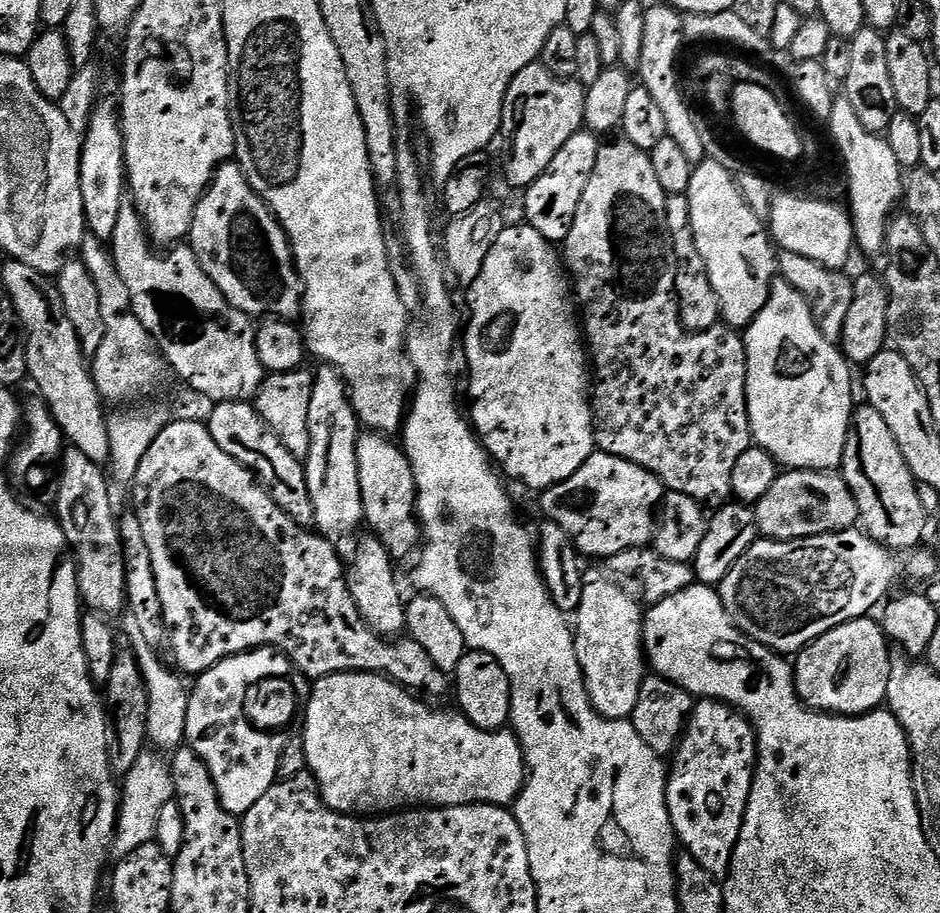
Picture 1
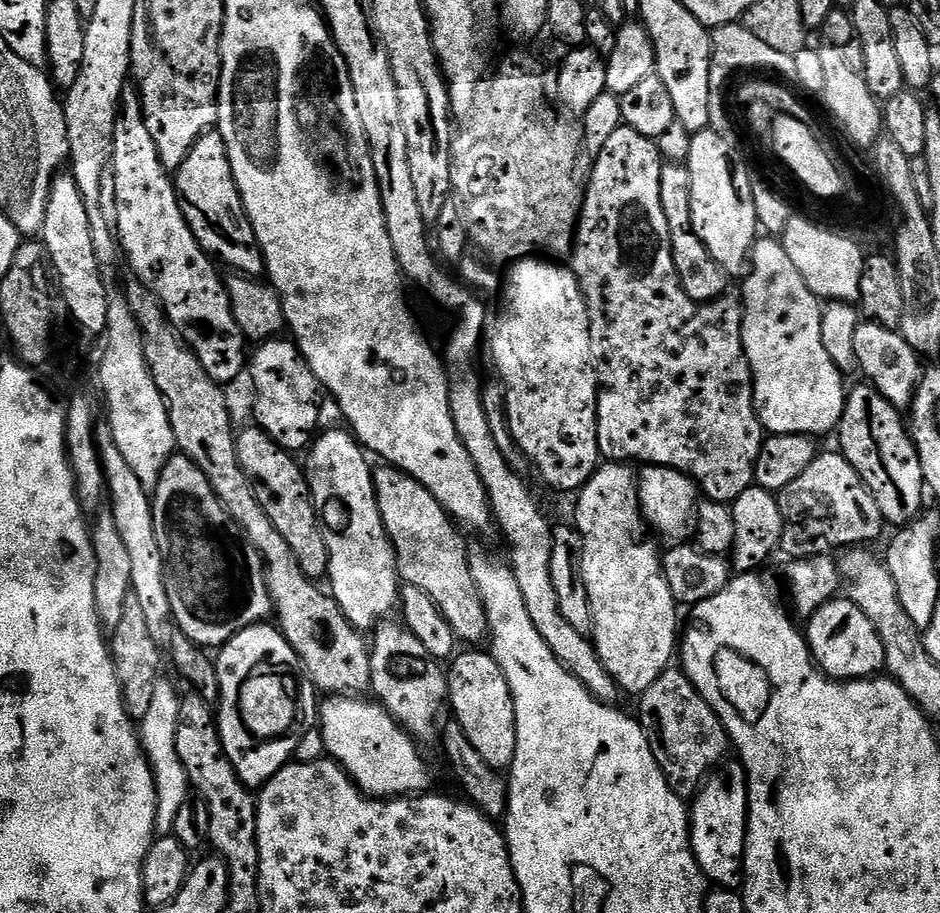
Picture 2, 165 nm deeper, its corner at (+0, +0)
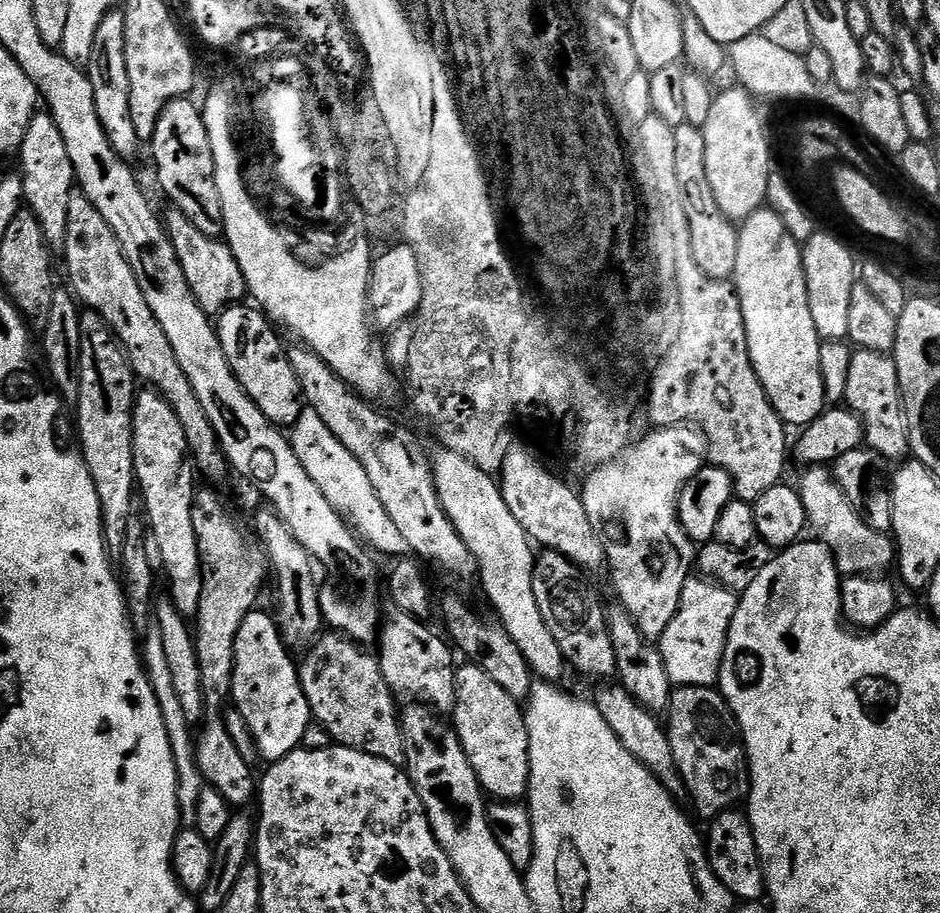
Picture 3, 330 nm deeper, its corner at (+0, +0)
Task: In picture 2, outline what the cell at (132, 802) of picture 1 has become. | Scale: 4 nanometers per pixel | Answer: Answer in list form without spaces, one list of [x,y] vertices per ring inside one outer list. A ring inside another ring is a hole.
[[[164,678],[157,679],[153,698],[149,708],[146,709],[146,718],[142,718],[138,722],[140,744],[144,747],[148,763],[152,765],[152,777],[156,783],[156,831],[160,834],[168,834],[175,829],[178,810],[182,810],[182,802],[187,800],[190,795],[188,775],[178,758],[178,710],[181,699],[181,693],[176,693],[176,688],[170,681],[164,680]]]

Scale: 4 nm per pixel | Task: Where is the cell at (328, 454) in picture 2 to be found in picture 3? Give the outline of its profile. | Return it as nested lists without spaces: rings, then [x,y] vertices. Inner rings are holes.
[[[397,611],[396,620],[383,621],[378,632],[378,659],[384,683],[397,697],[423,704],[437,713],[451,713],[456,706],[456,668],[452,664],[453,649],[443,635],[435,636],[423,619],[409,612]],[[444,640],[445,644],[444,645]],[[448,648],[449,649],[448,649]],[[452,651],[452,652],[451,652]]]

